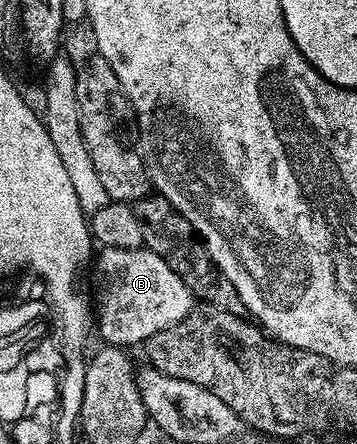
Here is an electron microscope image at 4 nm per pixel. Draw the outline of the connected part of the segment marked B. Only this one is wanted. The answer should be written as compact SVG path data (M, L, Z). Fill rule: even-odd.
M104 247L94 256L93 267L94 263L96 307L94 303L93 311L99 314L99 335L104 344L124 349L131 349L134 343L146 344L153 333L177 325L177 321L193 310L193 296L185 281L157 253Z

